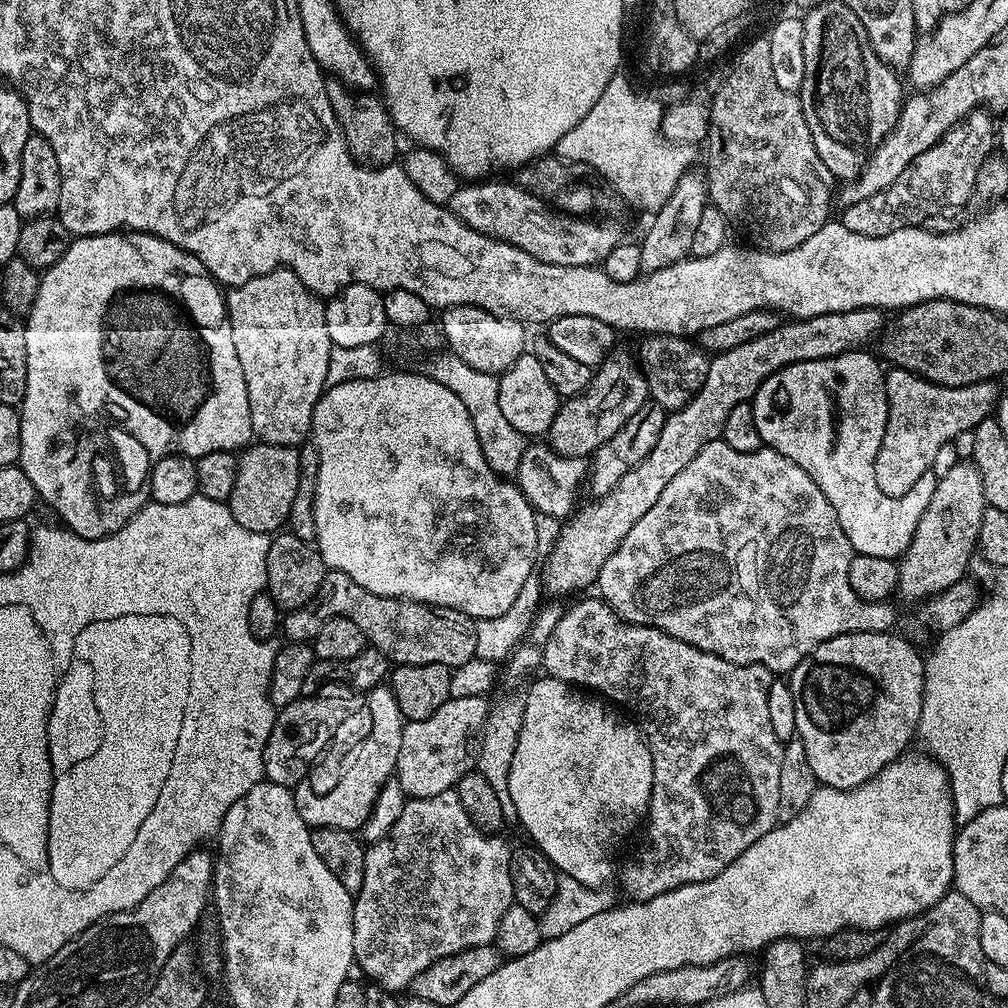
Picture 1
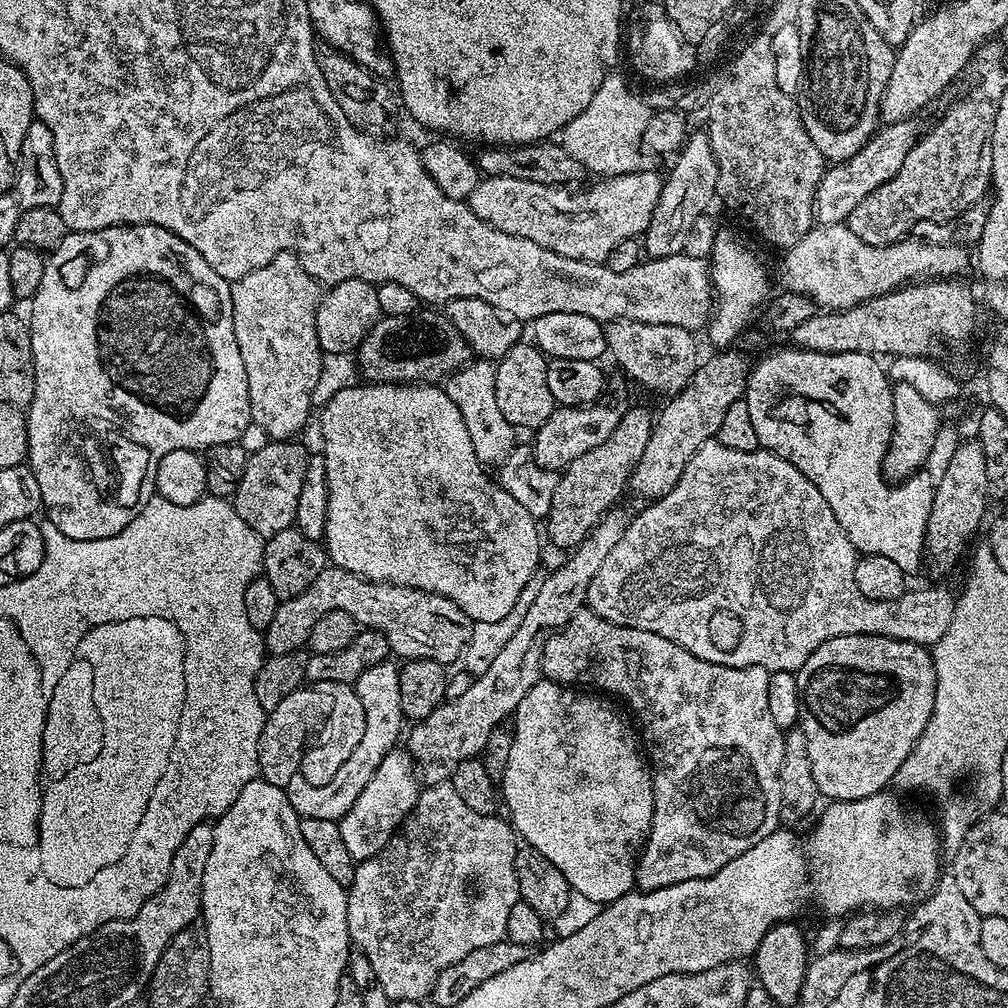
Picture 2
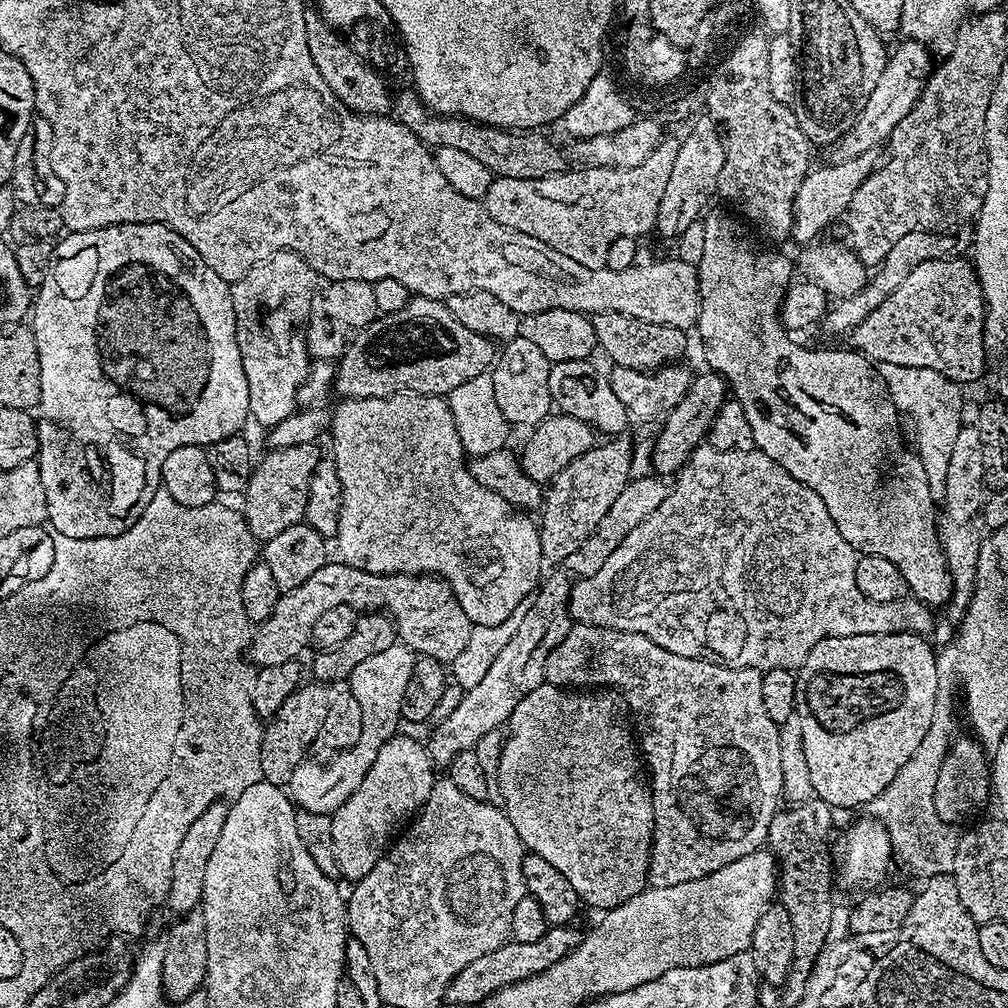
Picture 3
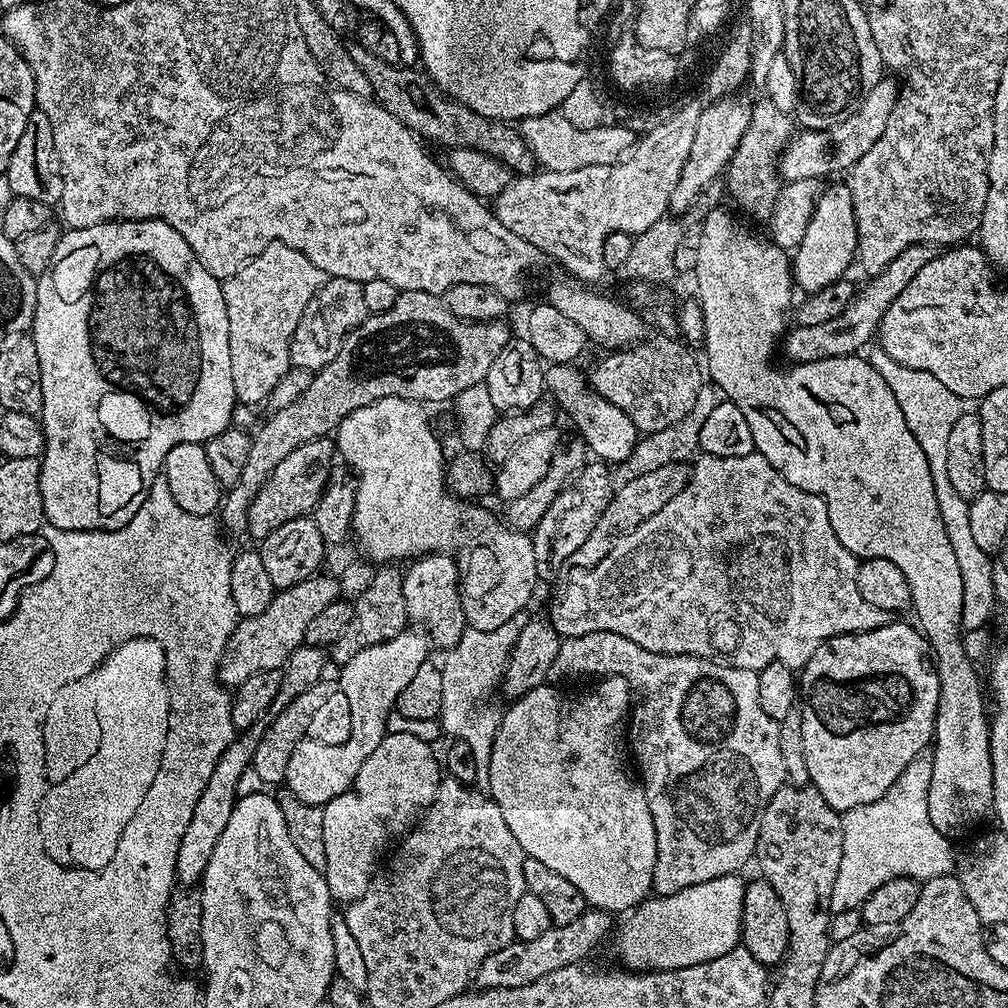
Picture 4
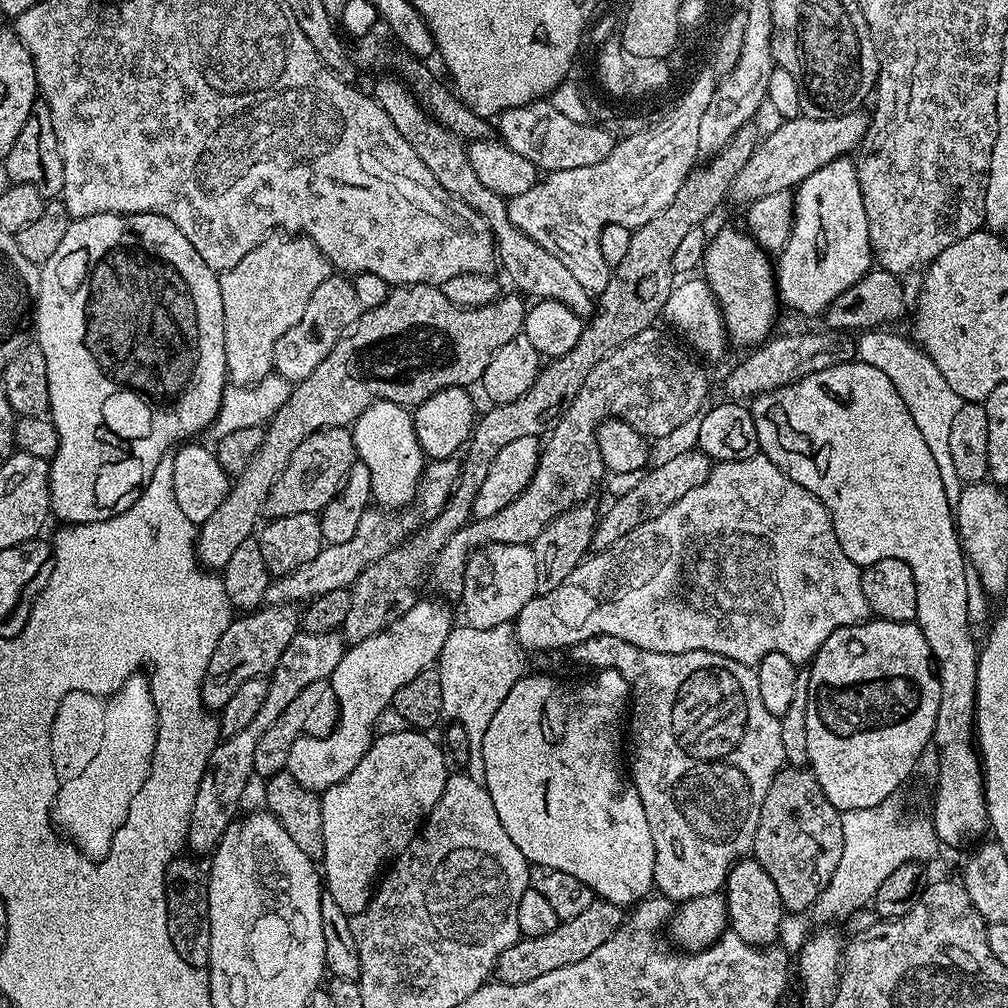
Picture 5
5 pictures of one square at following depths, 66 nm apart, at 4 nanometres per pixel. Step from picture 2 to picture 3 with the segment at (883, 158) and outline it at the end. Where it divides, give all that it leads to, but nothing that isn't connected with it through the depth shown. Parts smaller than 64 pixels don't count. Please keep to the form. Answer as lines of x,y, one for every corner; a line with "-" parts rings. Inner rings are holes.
877,153
858,154
858,158
843,160
838,164
825,163
825,168
813,167
802,182
794,200
794,222
791,239
797,240
800,246
807,246
817,239
823,228
828,228
836,219
843,217
848,211
854,194
858,194
858,186
866,182
866,178
878,167

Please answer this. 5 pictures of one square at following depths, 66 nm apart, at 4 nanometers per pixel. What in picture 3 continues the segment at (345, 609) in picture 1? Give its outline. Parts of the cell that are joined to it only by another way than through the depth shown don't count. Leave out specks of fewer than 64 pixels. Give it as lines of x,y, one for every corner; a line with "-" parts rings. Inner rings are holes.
325,562
321,568
314,570
302,586
294,586
287,589
270,610
270,618
266,618
262,623
255,625
250,639
246,645
246,656
253,660
256,668
266,666
280,666
282,662
290,662
297,659
300,651
309,647
314,630
314,622
318,622
319,616
325,610
330,610
330,606
350,606
357,612
378,612
383,610
388,619
392,621
396,628
396,635
399,643
405,648
409,648
417,657
429,656
441,662
451,662
456,659
462,650
466,650
473,628
470,618
466,618
466,610
458,602
458,598
450,590
450,586
438,576
411,576
396,572
392,576
379,576
373,572
365,572
363,568
351,568
349,564
343,562

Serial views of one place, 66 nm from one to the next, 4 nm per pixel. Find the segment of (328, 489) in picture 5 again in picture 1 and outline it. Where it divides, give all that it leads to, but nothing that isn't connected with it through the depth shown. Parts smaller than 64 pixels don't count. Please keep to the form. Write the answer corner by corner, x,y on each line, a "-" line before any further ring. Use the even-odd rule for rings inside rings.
253,443
239,453
238,478
234,478
234,490
226,502
228,509
239,524
246,526
246,530
279,533
287,525
290,506
294,506
294,494
298,494
299,481
300,454
295,447

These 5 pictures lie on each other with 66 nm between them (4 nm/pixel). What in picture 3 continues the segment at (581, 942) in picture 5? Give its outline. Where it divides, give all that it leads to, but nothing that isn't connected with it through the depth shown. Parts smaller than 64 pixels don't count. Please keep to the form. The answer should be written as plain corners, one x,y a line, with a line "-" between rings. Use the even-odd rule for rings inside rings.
552,926
546,934
542,934
542,938
538,938
538,942
518,942
509,939
502,946
498,946
498,950
490,954
482,954
482,958
474,958
470,966
458,970
458,974
449,982
444,992
444,1000
452,1004
476,1004
478,1006
493,993
506,986
542,974
542,970
554,966
554,962
566,958
570,950
579,946
581,933
575,932
574,929
575,927
572,926

